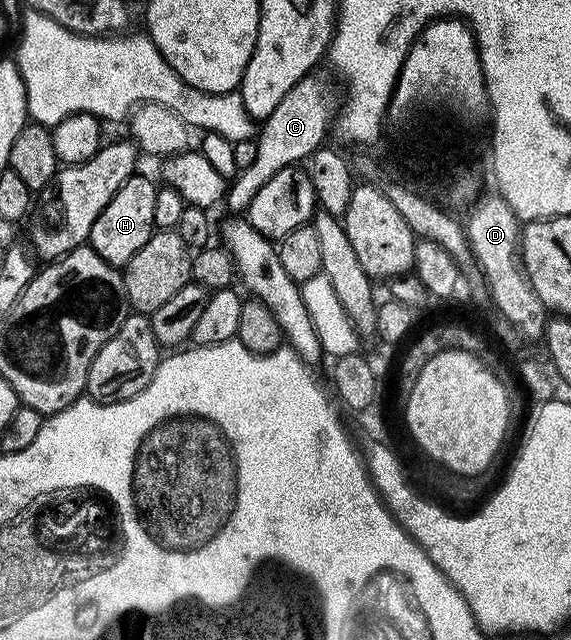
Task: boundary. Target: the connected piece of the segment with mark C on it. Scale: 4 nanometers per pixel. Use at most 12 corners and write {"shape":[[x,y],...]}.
{"shape":[[309,75],[263,118],[254,164],[227,186],[243,214],[278,171],[307,162],[338,113],[326,78]]}

